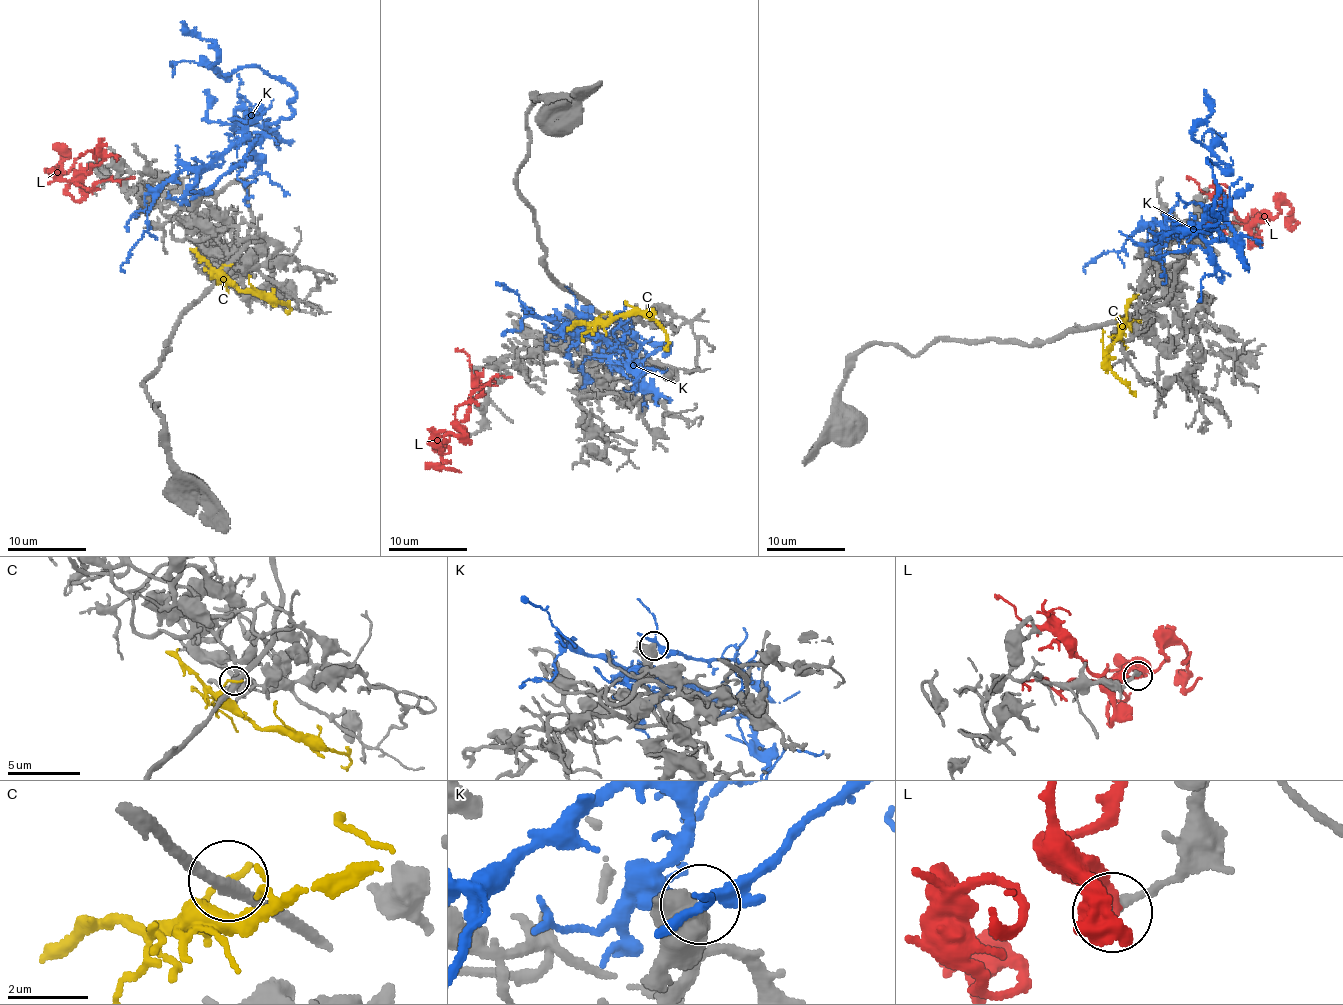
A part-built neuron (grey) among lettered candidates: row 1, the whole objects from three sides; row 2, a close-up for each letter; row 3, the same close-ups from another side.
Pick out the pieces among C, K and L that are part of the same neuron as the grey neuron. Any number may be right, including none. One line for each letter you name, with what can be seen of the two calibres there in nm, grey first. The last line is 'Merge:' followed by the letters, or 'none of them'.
Merge: none of them

